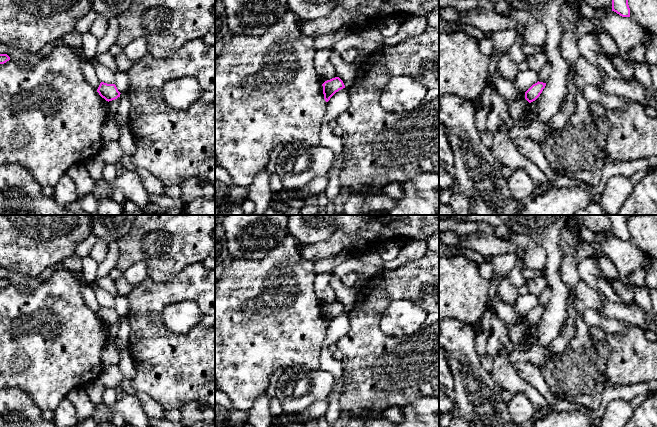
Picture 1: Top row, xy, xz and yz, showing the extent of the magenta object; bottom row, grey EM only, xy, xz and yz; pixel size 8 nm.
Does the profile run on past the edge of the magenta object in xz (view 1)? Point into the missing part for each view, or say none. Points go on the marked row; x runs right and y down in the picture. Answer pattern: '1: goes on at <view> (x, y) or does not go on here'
1: does not go on here

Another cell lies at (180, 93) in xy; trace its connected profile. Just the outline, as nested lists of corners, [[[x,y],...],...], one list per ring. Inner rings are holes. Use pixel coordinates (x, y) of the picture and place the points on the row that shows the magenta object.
[[[194,77],[171,80],[162,88],[162,99],[177,110],[184,110],[200,97],[200,85]]]

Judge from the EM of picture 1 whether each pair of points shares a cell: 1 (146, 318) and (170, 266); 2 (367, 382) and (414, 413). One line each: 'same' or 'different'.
1: different
2: different

